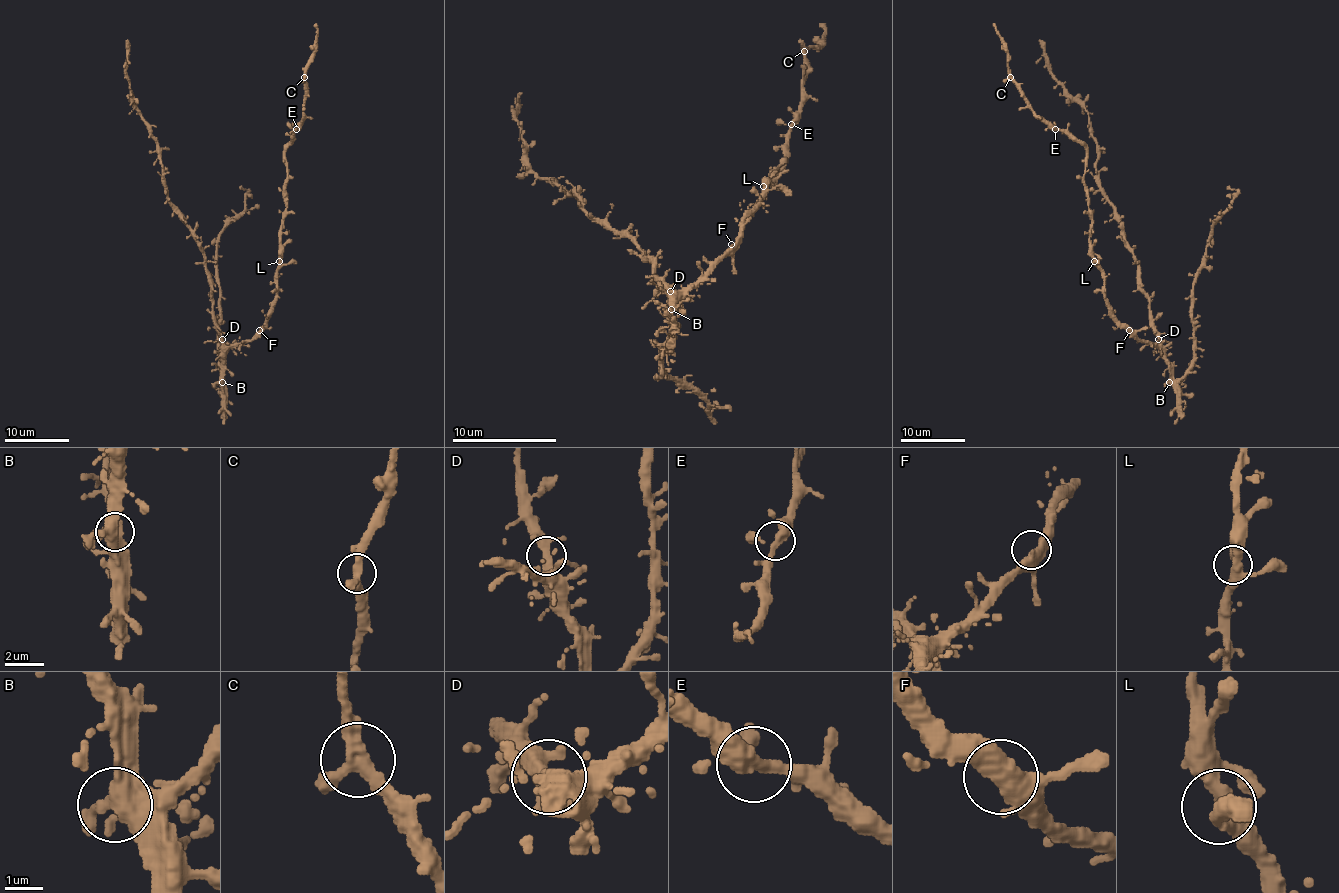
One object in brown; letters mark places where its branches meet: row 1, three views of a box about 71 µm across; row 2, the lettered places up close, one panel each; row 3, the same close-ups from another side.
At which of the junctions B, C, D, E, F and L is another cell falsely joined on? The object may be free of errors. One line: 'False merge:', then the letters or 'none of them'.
False merge: none of them

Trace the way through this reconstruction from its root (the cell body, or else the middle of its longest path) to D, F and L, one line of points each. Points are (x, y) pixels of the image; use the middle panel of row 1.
D: (713, 265), (695, 283), (671, 291)
F: (713, 265), (731, 244)
L: (713, 265), (736, 241), (739, 228), (763, 194), (763, 186)

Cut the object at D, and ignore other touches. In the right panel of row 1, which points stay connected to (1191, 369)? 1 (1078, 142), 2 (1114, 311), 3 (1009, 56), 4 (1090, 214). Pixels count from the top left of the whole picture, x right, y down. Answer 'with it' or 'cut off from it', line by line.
1: with it
2: with it
3: with it
4: with it

